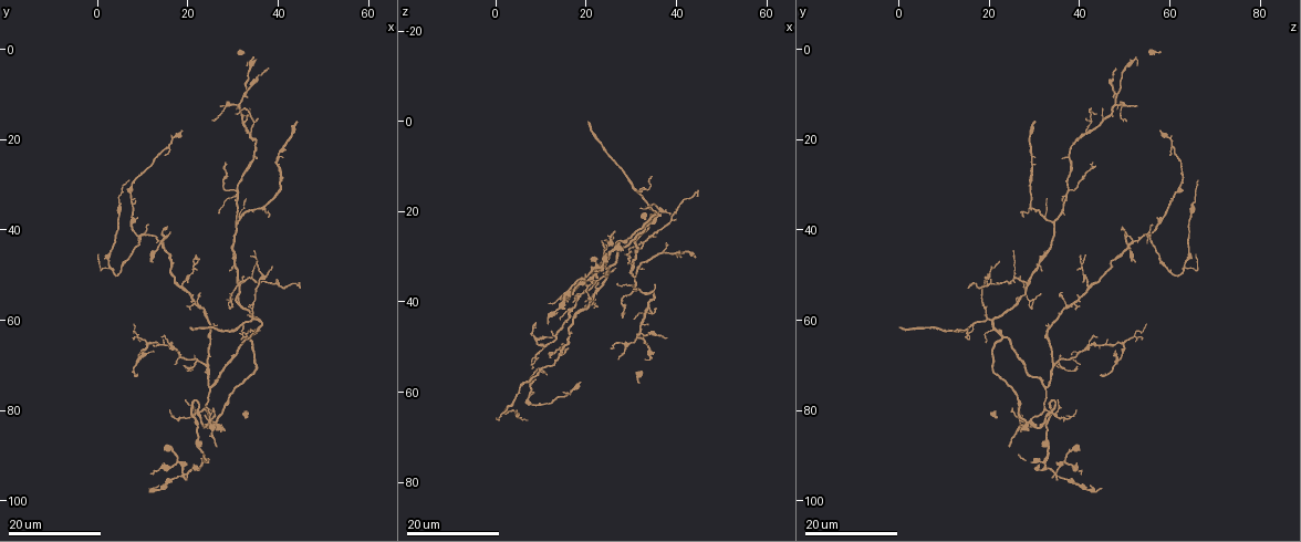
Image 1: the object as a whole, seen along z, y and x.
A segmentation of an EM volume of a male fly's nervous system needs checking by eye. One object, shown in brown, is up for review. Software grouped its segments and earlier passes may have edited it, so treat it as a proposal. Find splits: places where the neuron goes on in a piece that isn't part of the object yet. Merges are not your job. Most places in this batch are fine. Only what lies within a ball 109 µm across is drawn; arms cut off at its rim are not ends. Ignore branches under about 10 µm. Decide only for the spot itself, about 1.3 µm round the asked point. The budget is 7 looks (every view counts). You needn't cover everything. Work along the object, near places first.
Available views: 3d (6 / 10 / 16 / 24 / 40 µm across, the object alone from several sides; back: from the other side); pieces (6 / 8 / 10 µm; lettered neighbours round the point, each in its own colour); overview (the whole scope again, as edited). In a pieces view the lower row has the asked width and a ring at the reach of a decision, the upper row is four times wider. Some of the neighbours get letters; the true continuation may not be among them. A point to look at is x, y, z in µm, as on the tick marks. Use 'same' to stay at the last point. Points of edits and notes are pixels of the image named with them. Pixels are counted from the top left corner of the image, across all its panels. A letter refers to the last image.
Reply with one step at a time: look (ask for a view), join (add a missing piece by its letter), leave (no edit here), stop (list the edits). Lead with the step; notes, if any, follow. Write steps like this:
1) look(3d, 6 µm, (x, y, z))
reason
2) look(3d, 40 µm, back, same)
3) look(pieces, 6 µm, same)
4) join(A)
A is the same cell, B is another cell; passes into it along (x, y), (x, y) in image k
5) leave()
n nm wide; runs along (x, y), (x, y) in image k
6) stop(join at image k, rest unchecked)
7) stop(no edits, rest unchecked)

look(3d, 16 µm, (20.5, 70.5, 39.5))
thin end

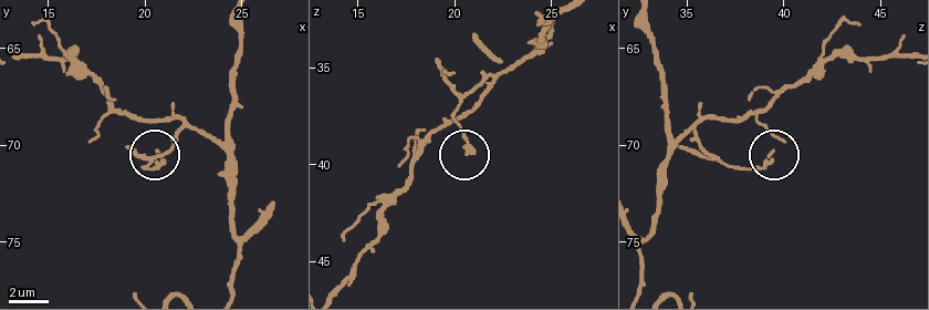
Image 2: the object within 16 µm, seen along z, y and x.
look(pieces, 8 µm, (20.7, 70.4, 39.5))

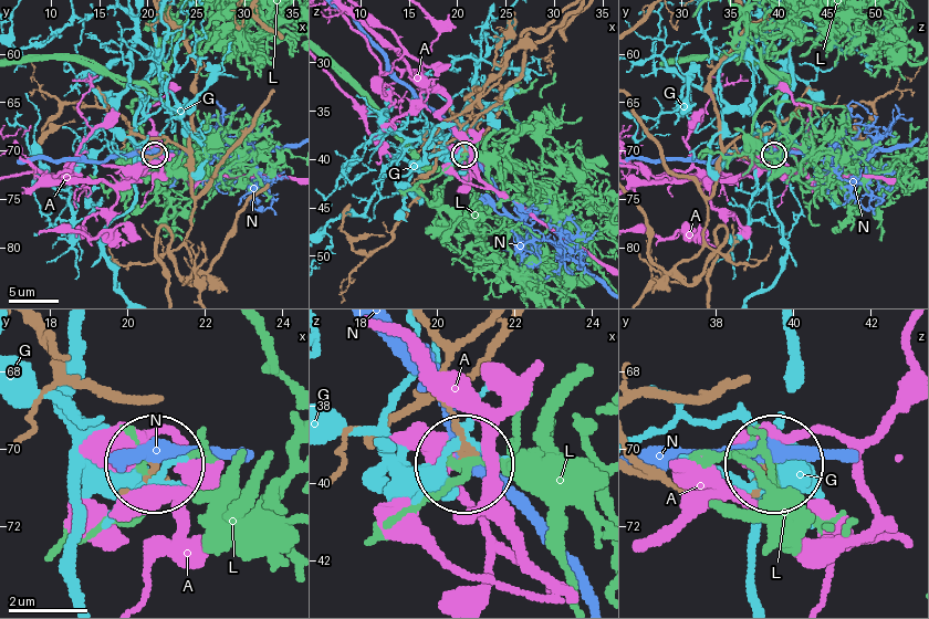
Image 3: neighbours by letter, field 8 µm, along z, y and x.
leave()
190 nm wide; A, G, L and N are other cells; runs along (486, 327), (439, 387), (462, 462) in image 3; none of them fits

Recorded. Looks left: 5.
look(3d, 16 µm, (22.5, 53.5, 35.5))
free end

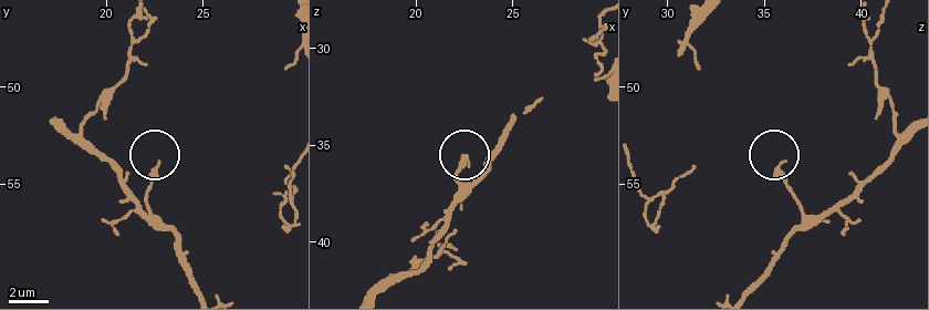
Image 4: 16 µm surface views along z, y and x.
look(pieces, 6 µm, (22.8, 53.7, 35.9))

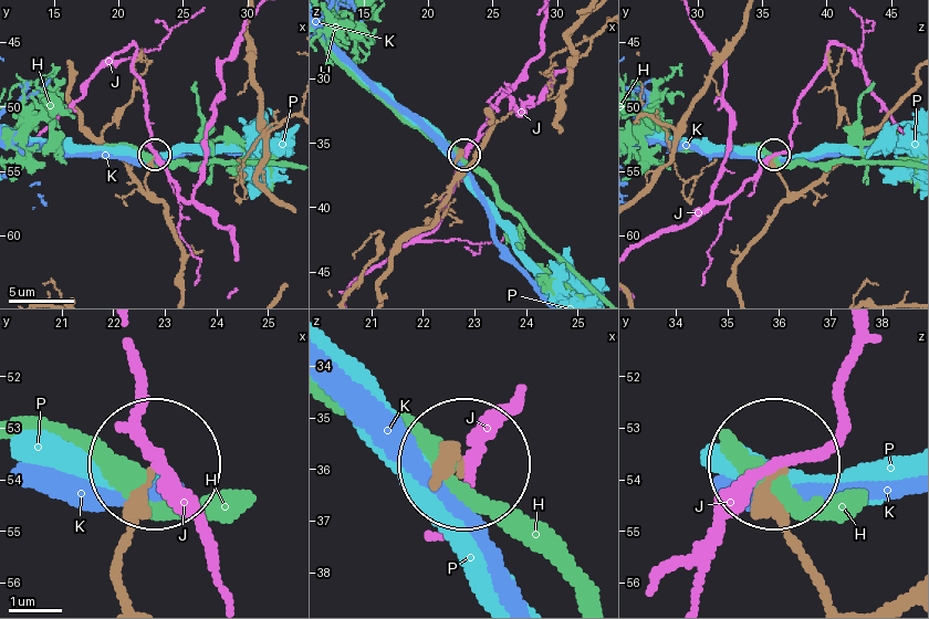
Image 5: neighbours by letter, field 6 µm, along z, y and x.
leave()
H, J, K and P are other cells; runs along (739, 291), (736, 261), (786, 195), (774, 156) in image 5; none of them fits

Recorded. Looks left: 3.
look(3d, 24 µm, (28.0, 25.0, 42.5))
branch stops here

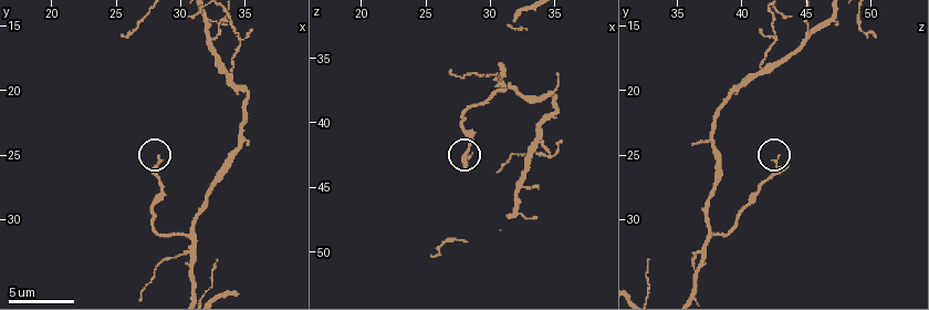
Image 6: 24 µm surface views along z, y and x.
look(pieces, 6 µm, (28.4, 25.2, 42.8))

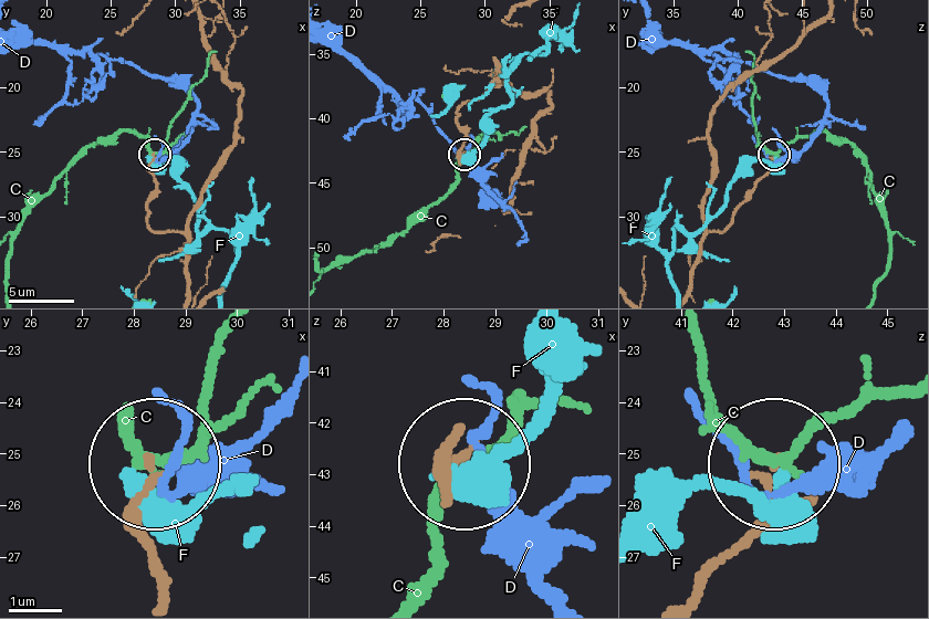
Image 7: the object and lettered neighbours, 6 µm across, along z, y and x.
leave()
130 nm wide; C, D and F are other cells; runs along (188, 289), (187, 239), (148, 222), (155, 154) in image 7; none of them fits

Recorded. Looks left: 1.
stop(no edits, rest unchecked)

